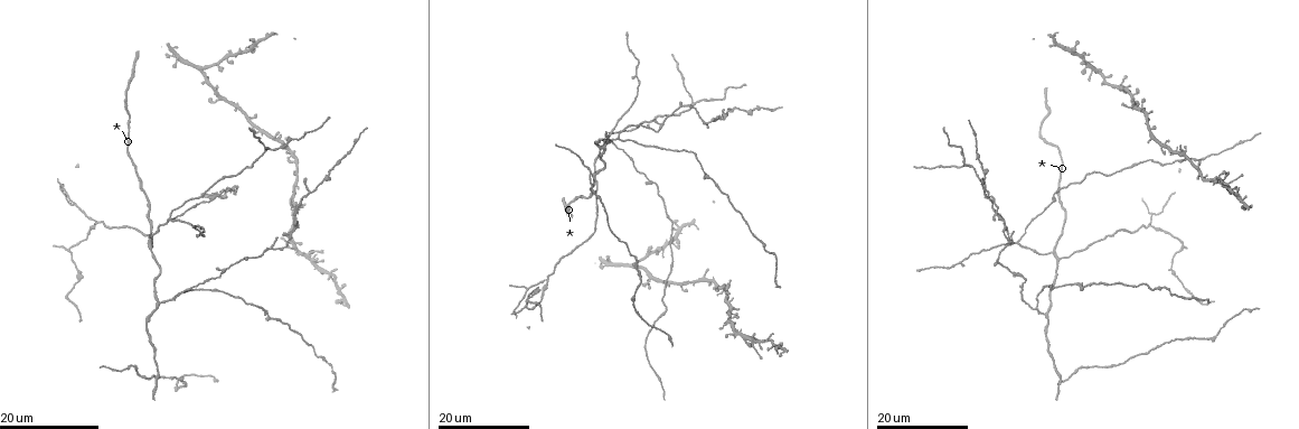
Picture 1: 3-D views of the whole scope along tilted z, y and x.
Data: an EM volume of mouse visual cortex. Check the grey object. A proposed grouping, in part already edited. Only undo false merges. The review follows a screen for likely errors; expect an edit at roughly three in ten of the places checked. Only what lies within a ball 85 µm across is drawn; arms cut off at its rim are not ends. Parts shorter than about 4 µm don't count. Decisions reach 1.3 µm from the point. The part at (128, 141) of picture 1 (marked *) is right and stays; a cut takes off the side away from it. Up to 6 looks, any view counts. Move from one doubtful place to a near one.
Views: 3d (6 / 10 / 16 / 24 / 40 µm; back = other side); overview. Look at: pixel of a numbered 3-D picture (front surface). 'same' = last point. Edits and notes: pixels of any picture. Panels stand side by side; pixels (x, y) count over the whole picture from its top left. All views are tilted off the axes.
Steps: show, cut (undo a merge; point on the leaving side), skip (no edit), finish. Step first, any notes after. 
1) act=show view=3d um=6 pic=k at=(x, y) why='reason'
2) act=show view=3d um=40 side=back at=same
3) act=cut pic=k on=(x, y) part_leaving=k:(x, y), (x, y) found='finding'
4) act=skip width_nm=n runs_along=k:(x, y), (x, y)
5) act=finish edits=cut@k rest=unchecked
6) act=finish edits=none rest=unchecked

act=show view=3d um=24 pic=1 at=(546, 279)

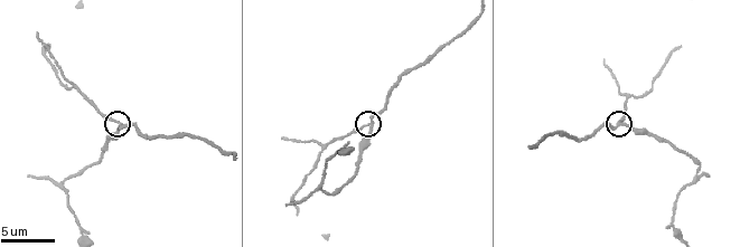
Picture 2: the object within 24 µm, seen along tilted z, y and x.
act=show view=3d um=6 pic=2 at=(369, 127)

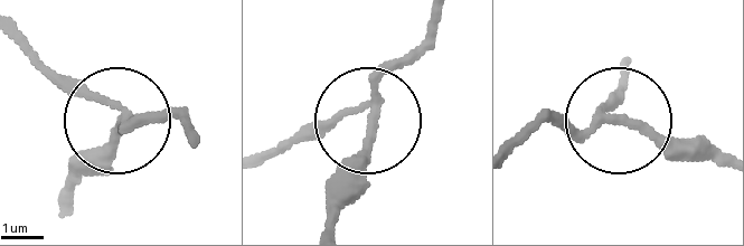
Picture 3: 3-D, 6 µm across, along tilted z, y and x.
act=skip arms=3 runs_along=3:(431, 25), (380, 78), (369, 116), (342, 112), (267, 158) found='continuous, no second neuron'

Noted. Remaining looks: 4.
act=show view=3d um=10 pic=2 at=(670, 223) why='calibre changes'

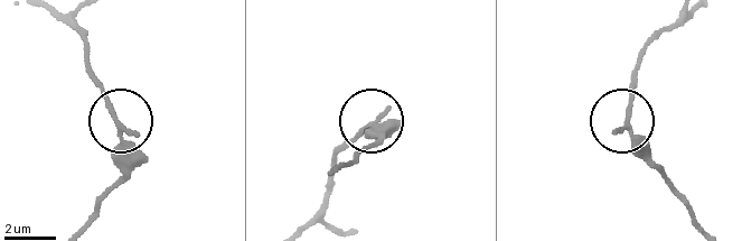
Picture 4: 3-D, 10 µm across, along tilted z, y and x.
act=skip width_nm=210 runs_along=4:(334, 226), (322, 211), (331, 159), (375, 120), (377, 142) found='all the same neuron'

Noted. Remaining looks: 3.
act=show view=3d um=16 pic=2 at=(74, 85) why='branch point'

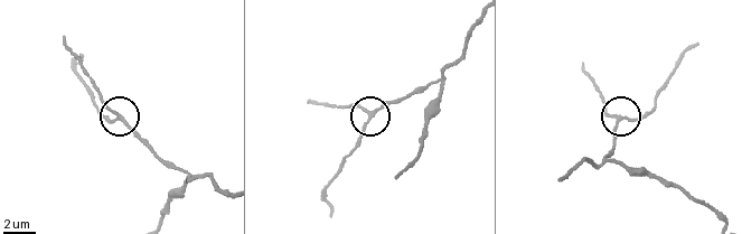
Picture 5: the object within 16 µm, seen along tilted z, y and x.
act=show view=3d um=6 pic=5 at=(120, 117)

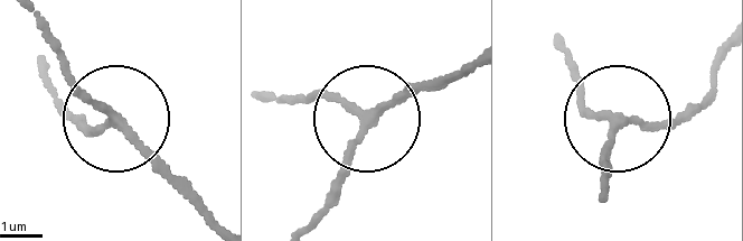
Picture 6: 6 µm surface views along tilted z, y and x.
act=skip runs_along=6:(470, 68), (368, 113), (323, 95), (281, 96) found='continuous, no second neuron'

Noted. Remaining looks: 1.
act=finish edits=none rest=unchecked

